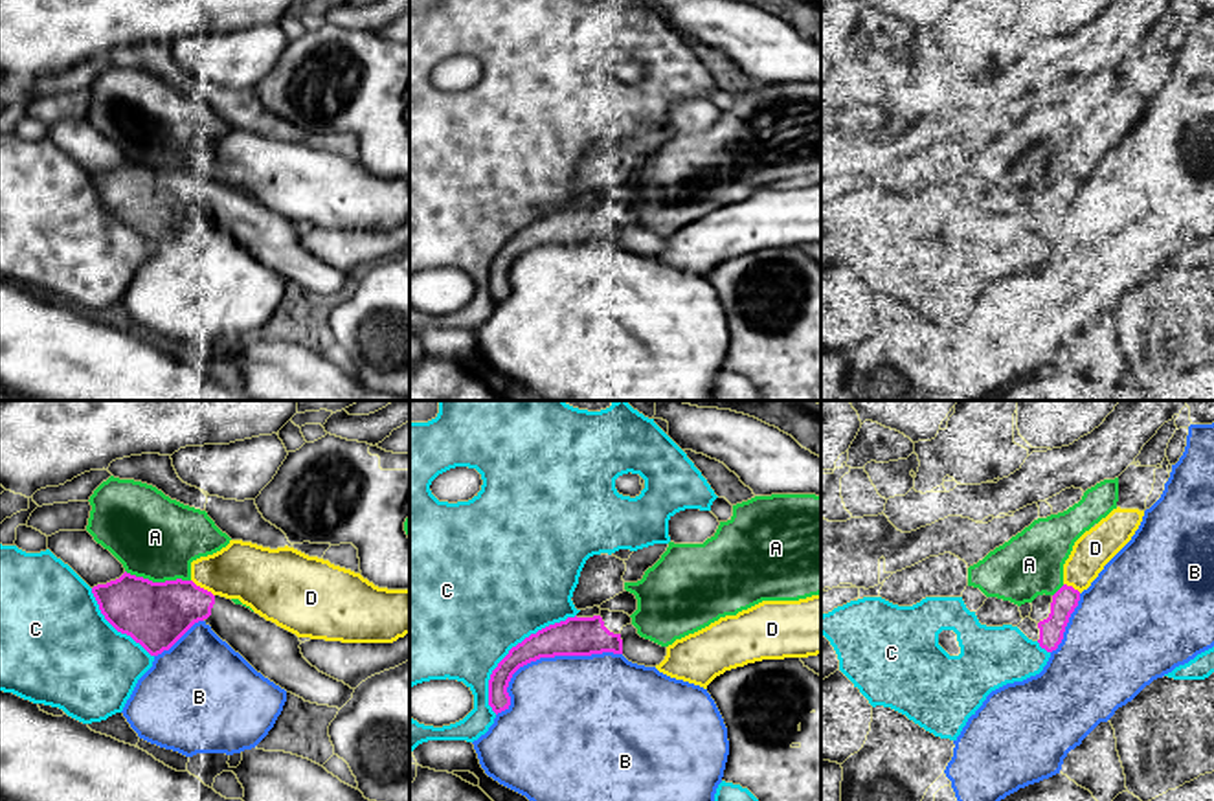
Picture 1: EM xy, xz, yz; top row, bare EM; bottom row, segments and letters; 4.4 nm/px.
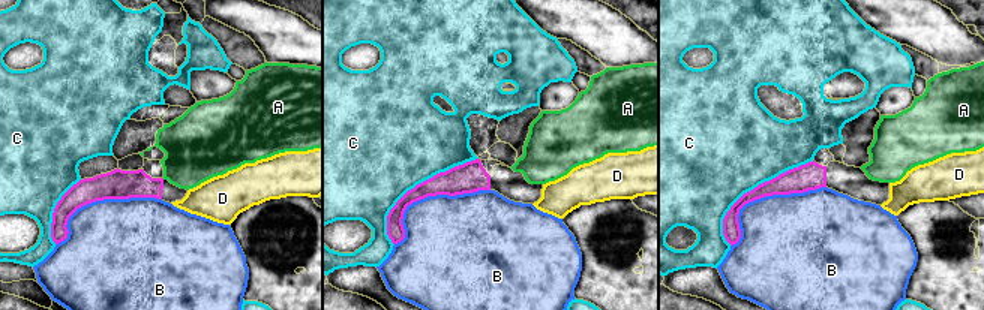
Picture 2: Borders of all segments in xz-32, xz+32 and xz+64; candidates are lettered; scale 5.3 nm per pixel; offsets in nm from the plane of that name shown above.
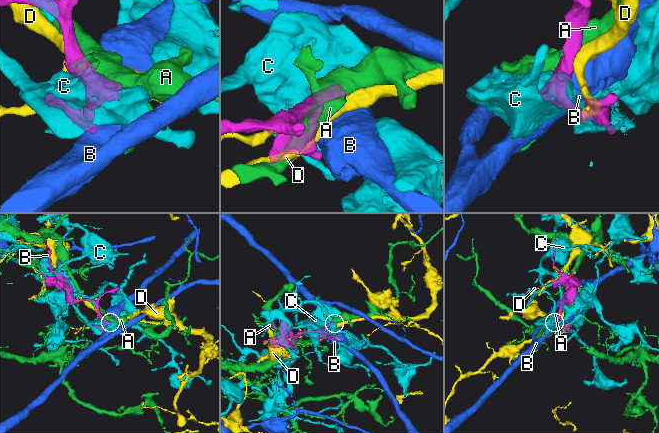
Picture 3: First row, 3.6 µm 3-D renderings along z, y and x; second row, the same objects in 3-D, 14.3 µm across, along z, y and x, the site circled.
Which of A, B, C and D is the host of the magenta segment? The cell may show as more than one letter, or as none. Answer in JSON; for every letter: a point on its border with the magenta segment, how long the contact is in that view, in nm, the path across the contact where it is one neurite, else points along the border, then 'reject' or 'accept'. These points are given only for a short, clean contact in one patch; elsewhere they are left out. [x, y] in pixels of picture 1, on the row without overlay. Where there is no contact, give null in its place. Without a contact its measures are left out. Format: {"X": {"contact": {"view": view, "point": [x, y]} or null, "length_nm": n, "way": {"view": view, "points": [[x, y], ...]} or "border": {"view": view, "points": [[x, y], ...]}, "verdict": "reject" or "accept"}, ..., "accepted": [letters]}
{"A": {"contact": {"view": "xy", "point": [158, 171]}, "length_nm": 300, "verdict": "reject"}, "B": {"contact": {"view": "xz", "point": [546, 245]}, "length_nm": 600, "verdict": "reject"}, "C": {"contact": {"view": "xz", "point": [511, 237]}, "length_nm": 550, "verdict": "reject"}, "D": {"contact": {"view": "xy", "point": [202, 177]}, "length_nm": 130, "verdict": "reject"}, "accepted": []}

